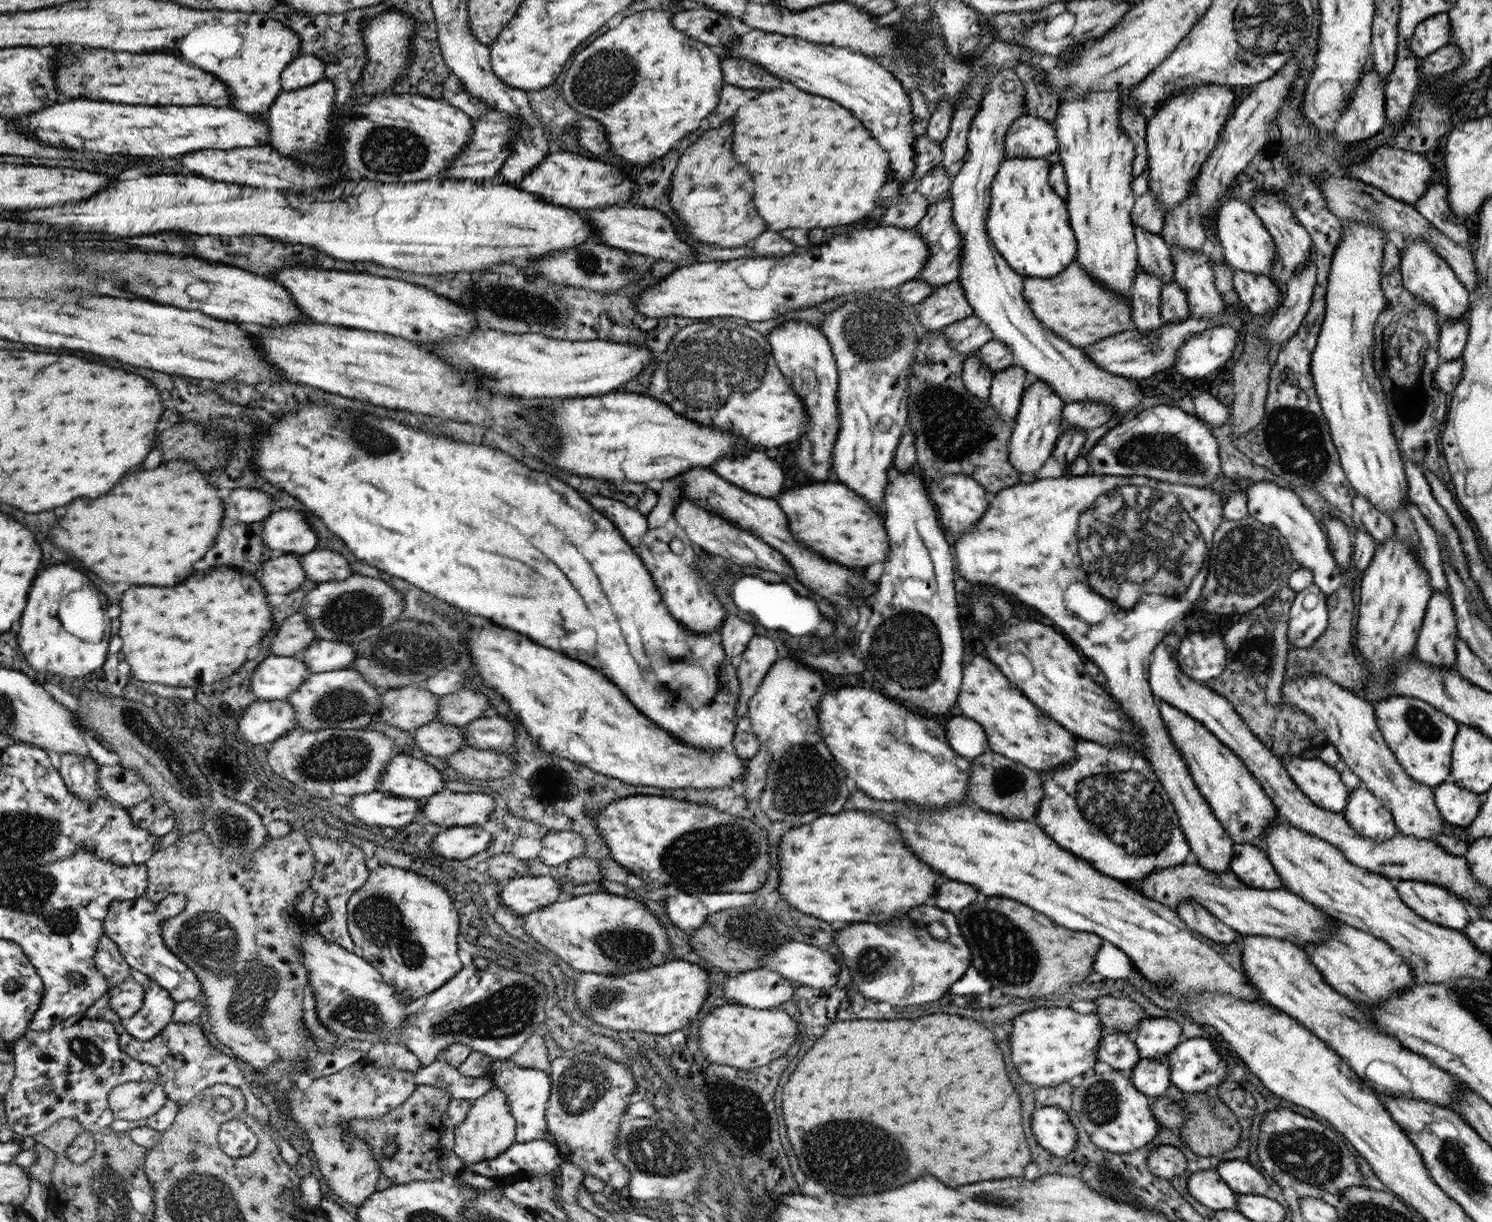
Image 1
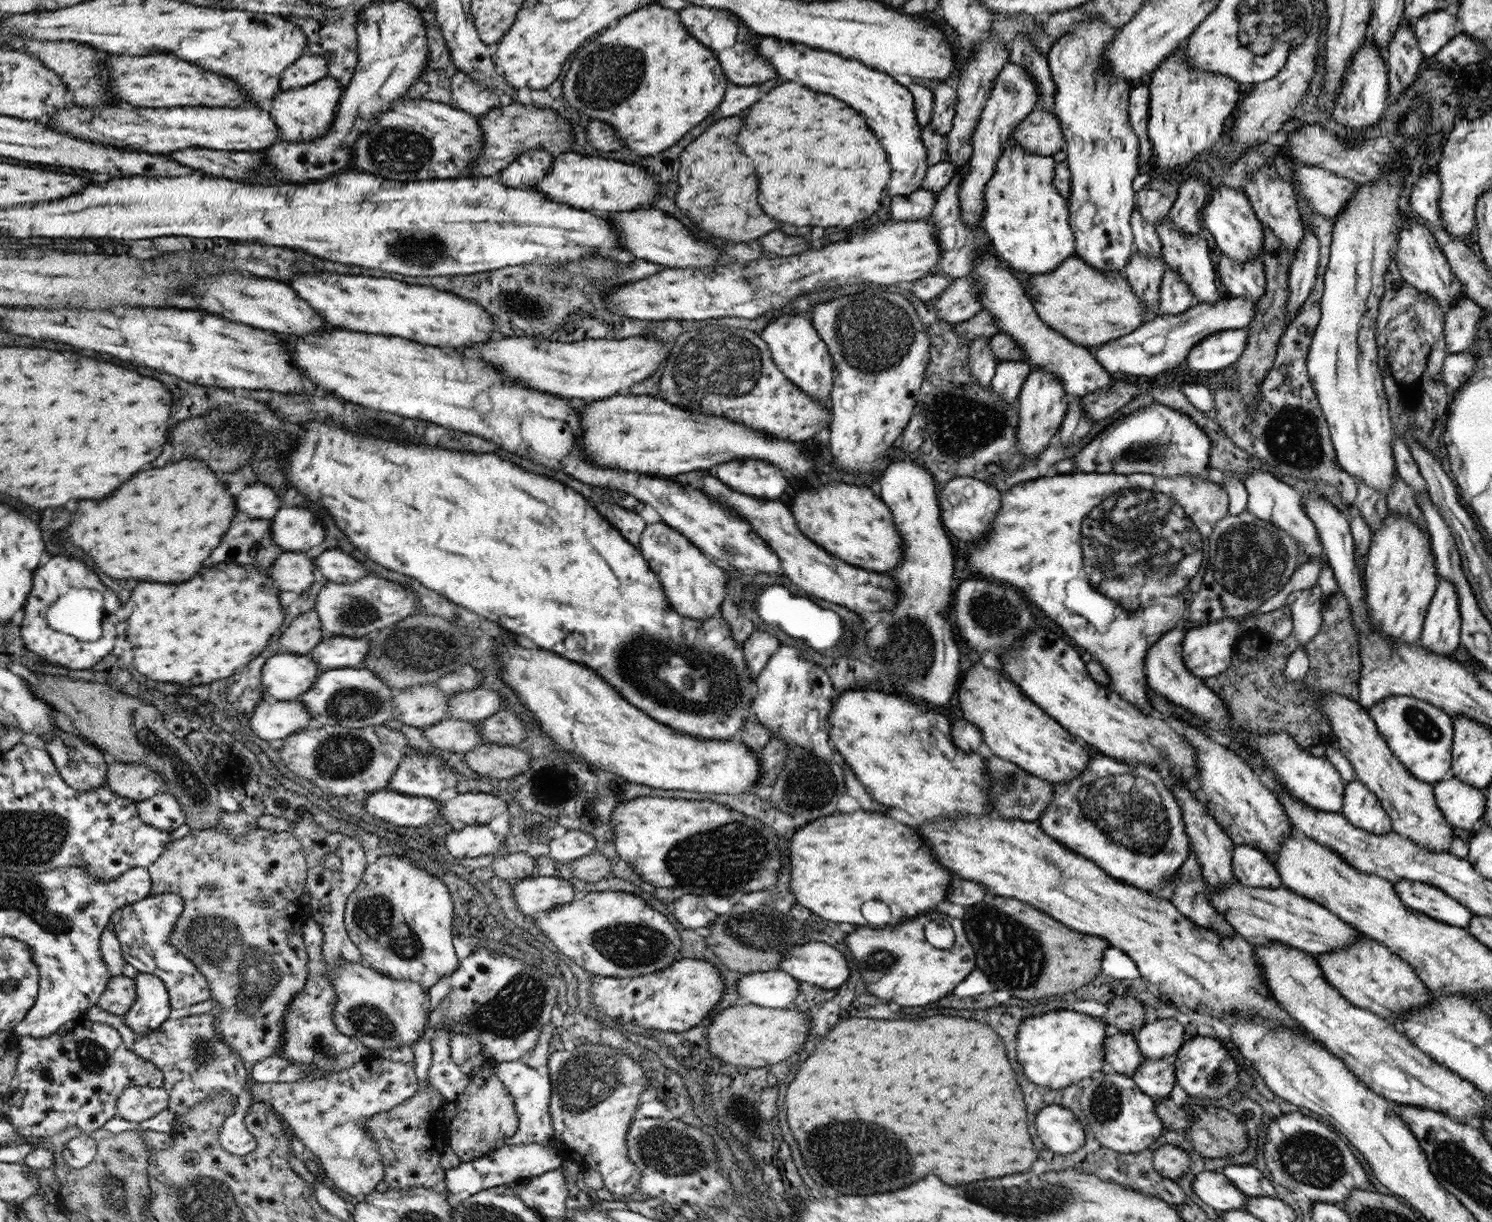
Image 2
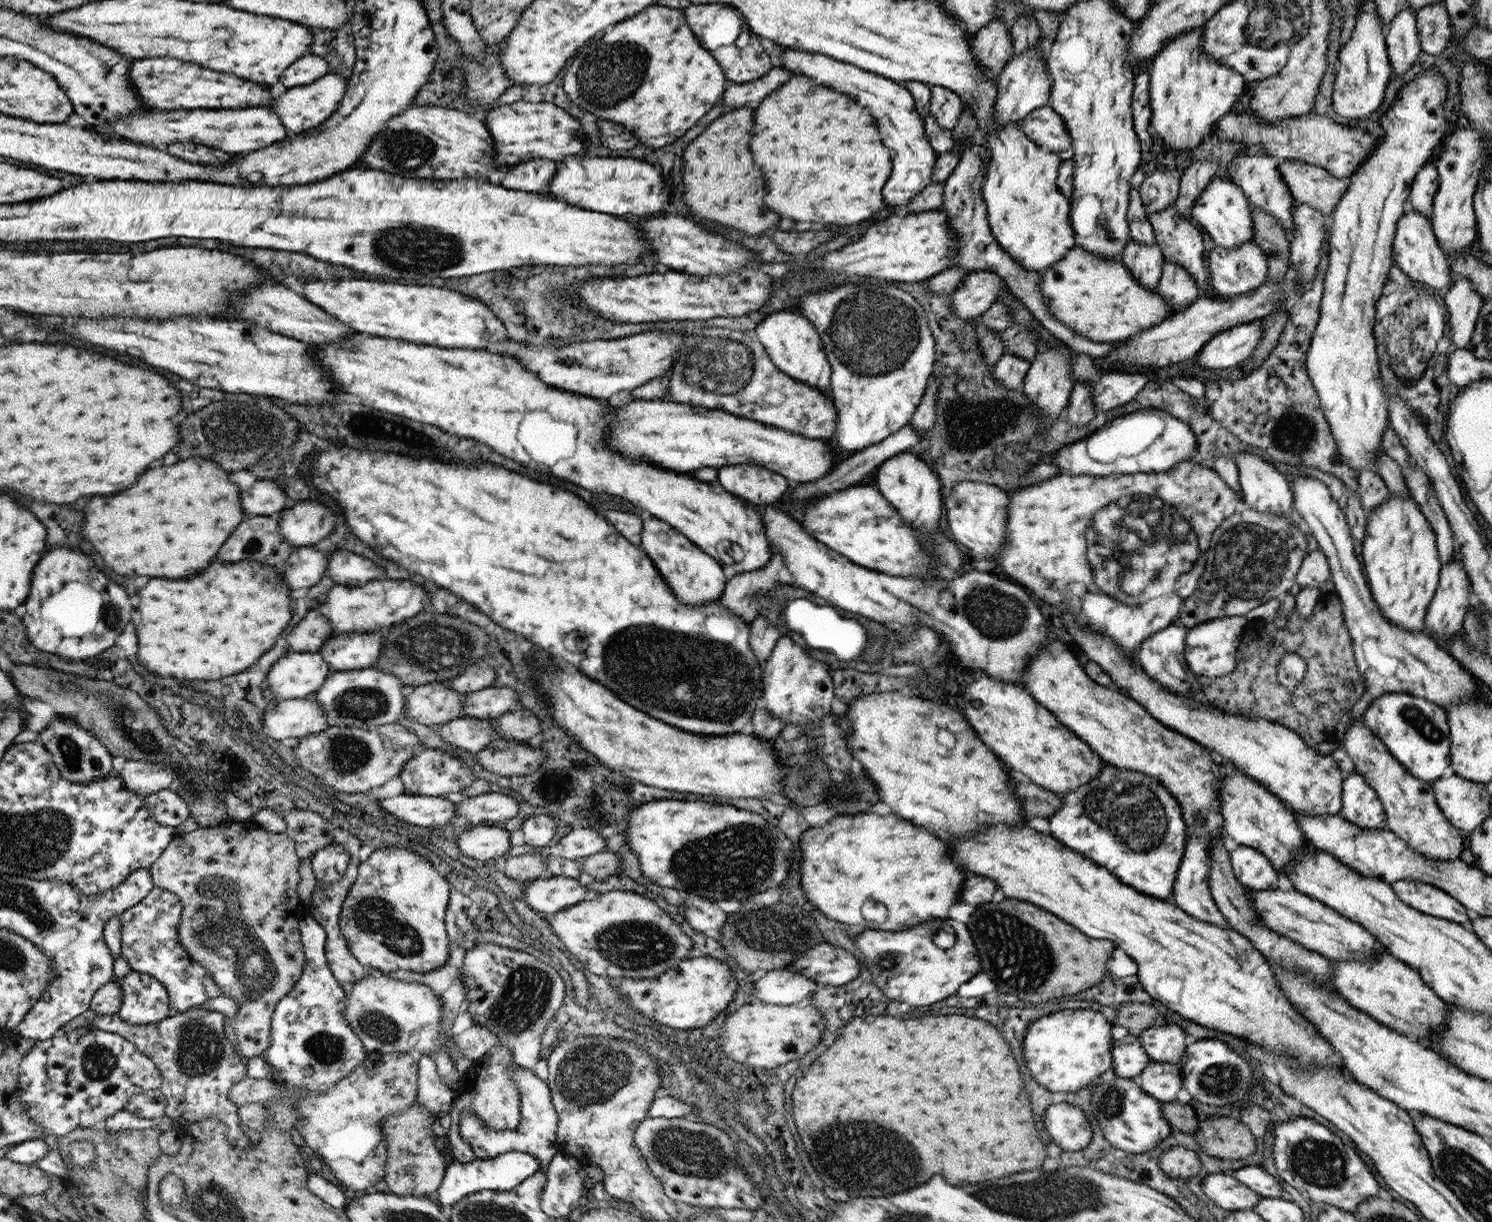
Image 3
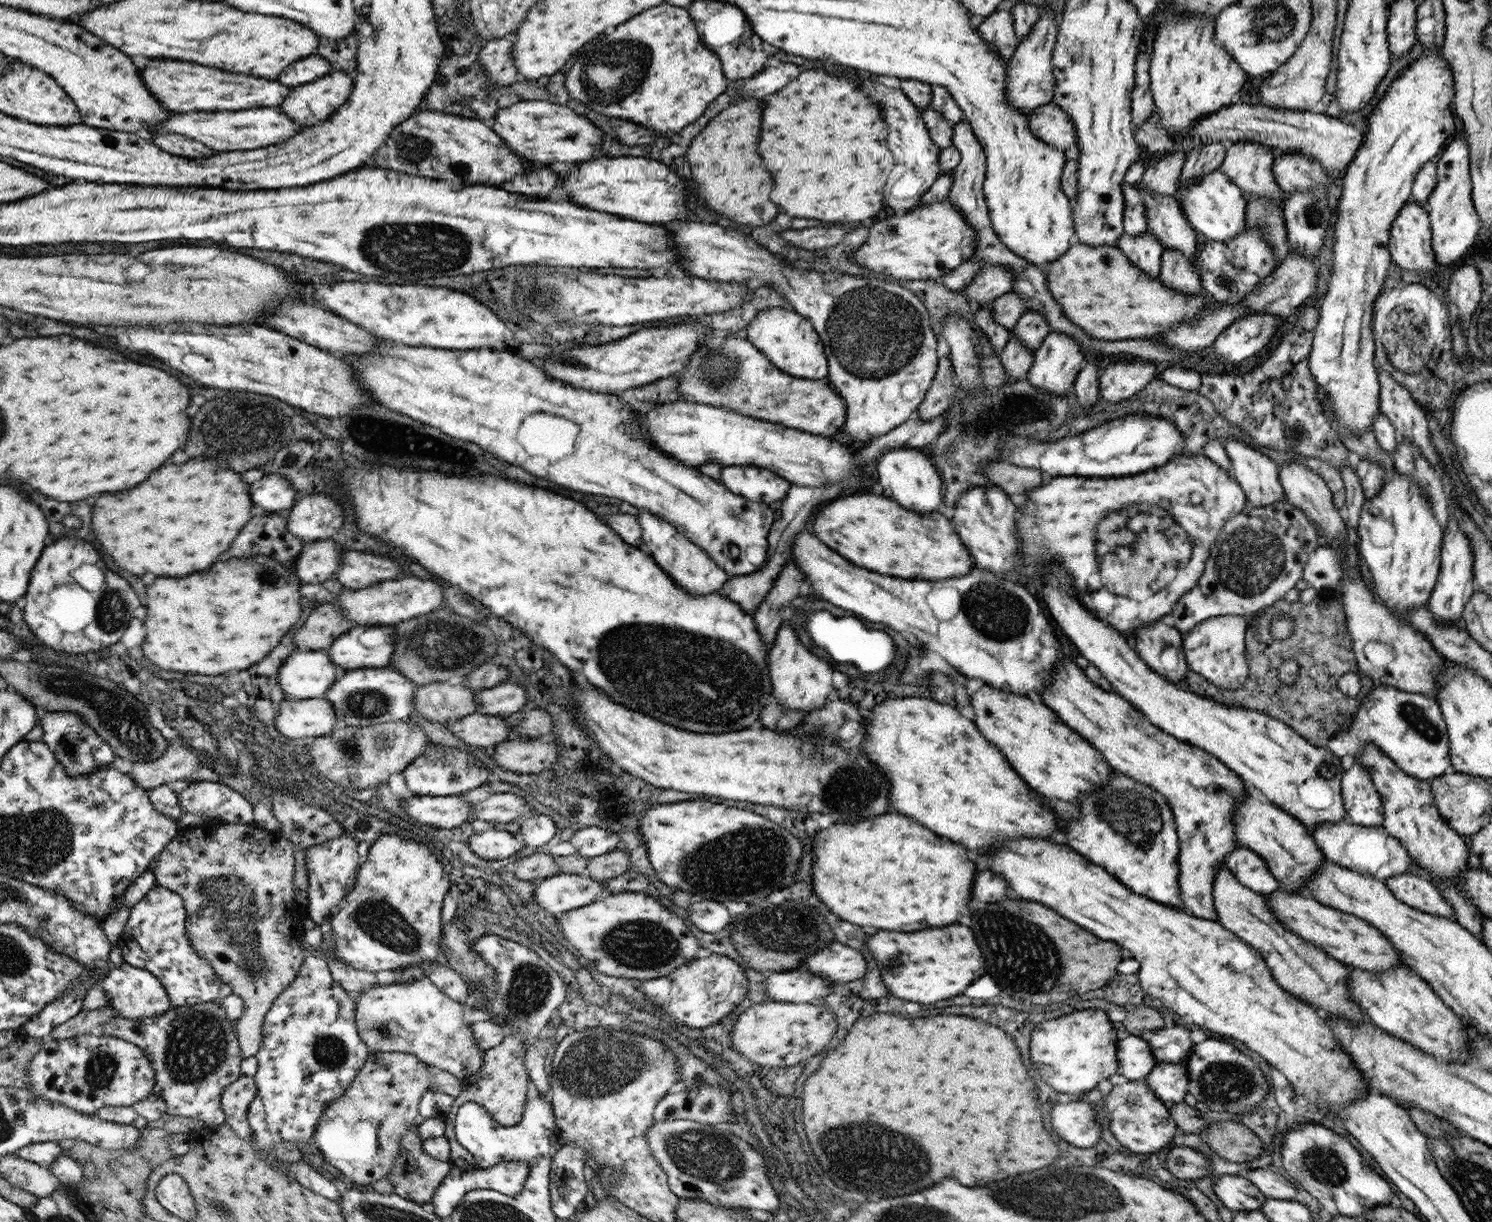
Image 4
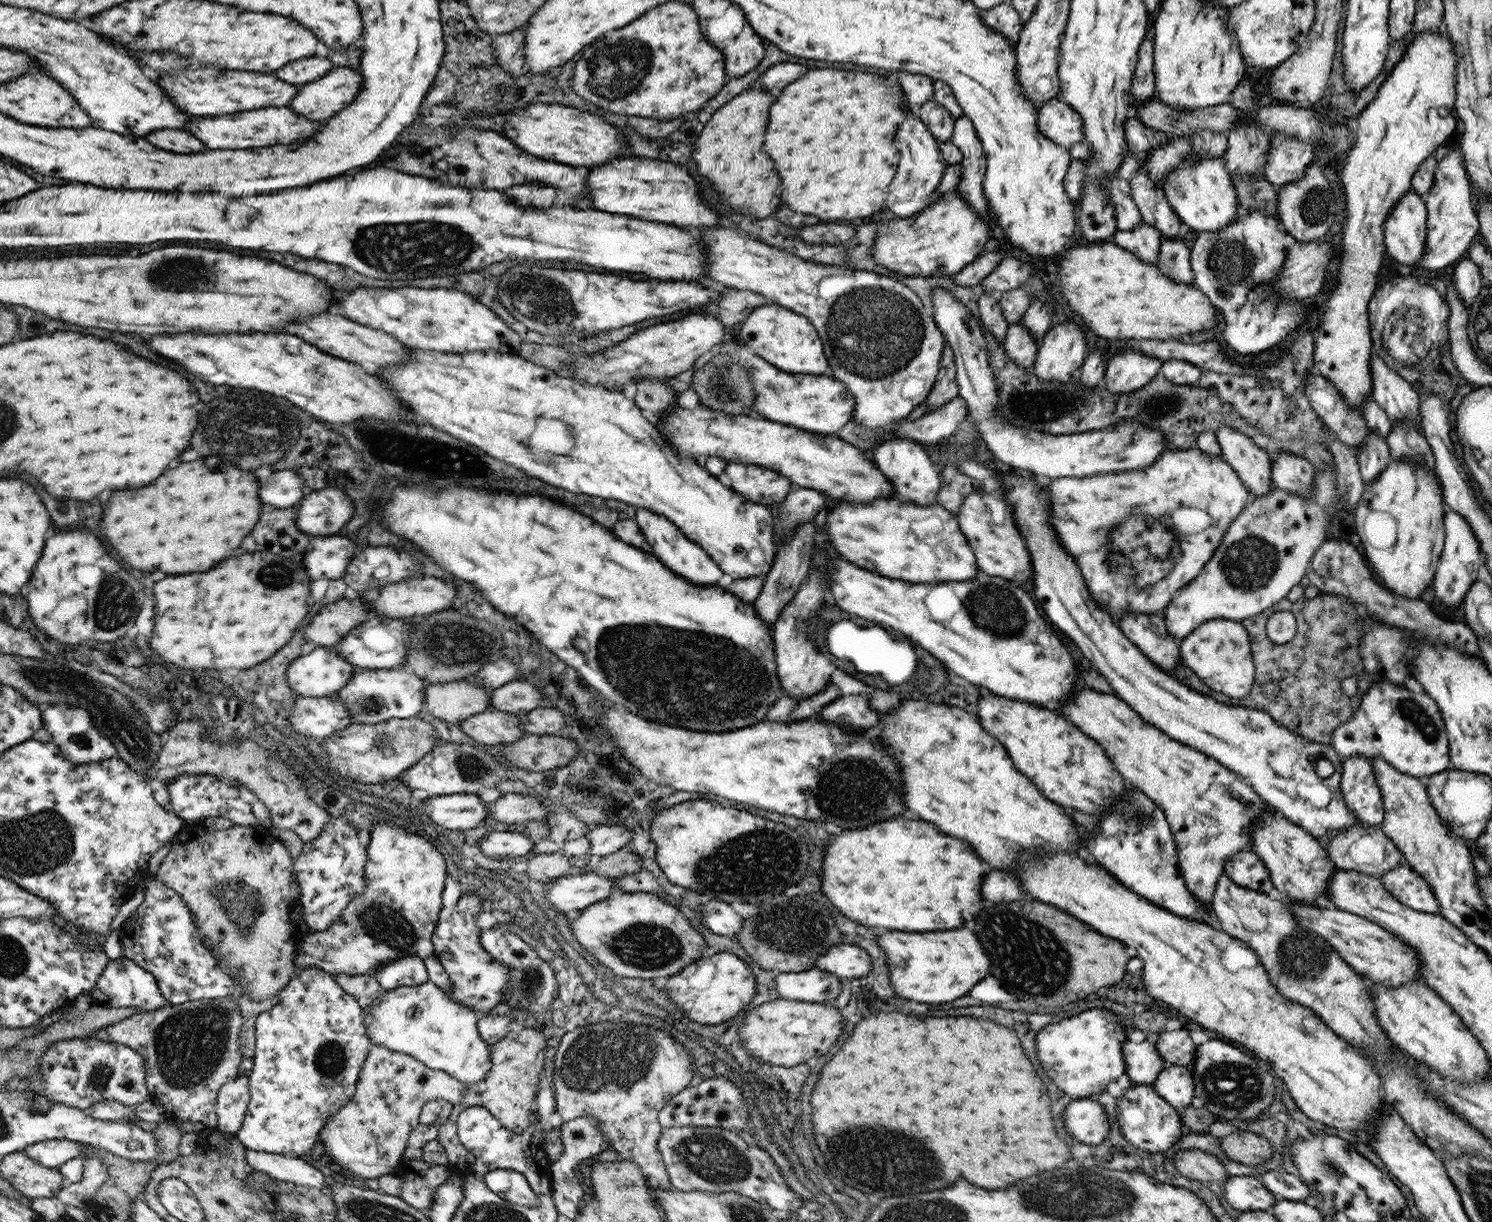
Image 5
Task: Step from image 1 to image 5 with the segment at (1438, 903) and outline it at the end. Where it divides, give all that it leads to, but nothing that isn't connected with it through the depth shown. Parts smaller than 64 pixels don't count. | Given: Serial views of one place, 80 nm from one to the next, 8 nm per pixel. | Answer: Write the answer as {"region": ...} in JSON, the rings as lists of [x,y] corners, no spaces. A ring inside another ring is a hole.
{"region":[[[1406,863],[1398,865],[1380,878],[1384,887],[1404,906],[1418,912],[1439,914],[1440,905],[1430,885]]]}

